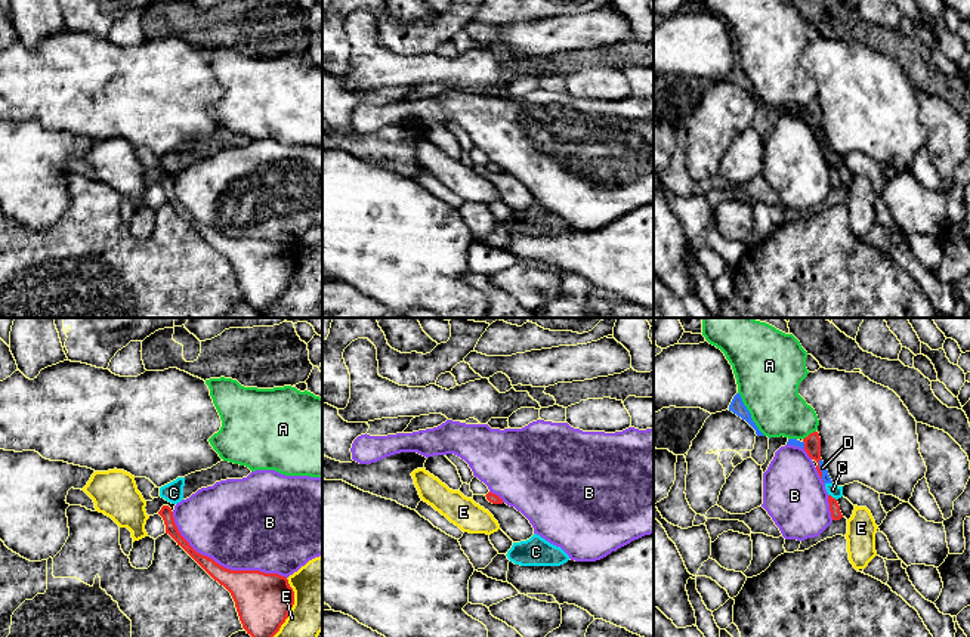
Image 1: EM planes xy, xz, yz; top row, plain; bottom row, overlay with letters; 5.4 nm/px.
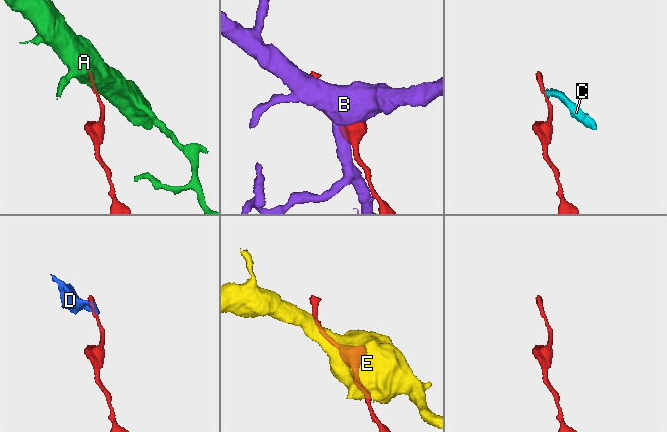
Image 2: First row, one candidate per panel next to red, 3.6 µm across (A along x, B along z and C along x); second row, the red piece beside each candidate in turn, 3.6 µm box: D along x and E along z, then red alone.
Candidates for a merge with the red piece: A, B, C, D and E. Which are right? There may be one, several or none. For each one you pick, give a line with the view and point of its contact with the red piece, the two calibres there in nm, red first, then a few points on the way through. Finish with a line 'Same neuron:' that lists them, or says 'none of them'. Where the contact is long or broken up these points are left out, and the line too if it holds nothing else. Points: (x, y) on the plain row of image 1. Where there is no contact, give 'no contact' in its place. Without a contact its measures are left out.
Same neuron: none of them

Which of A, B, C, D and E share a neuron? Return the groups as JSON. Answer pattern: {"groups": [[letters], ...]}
{"groups": [["A"], ["B"], ["C", "D"], ["E"]]}

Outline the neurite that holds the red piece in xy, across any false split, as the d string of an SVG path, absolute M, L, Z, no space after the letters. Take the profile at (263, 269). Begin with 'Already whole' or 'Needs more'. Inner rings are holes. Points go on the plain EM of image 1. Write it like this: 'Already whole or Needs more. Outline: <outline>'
Already whole. Outline: M163 174L158 183L169 202L214 250L232 265L242 297L260 312L269 310L288 287L294 260L285 245L260 239L231 239L197 222L180 204L173 180Z

